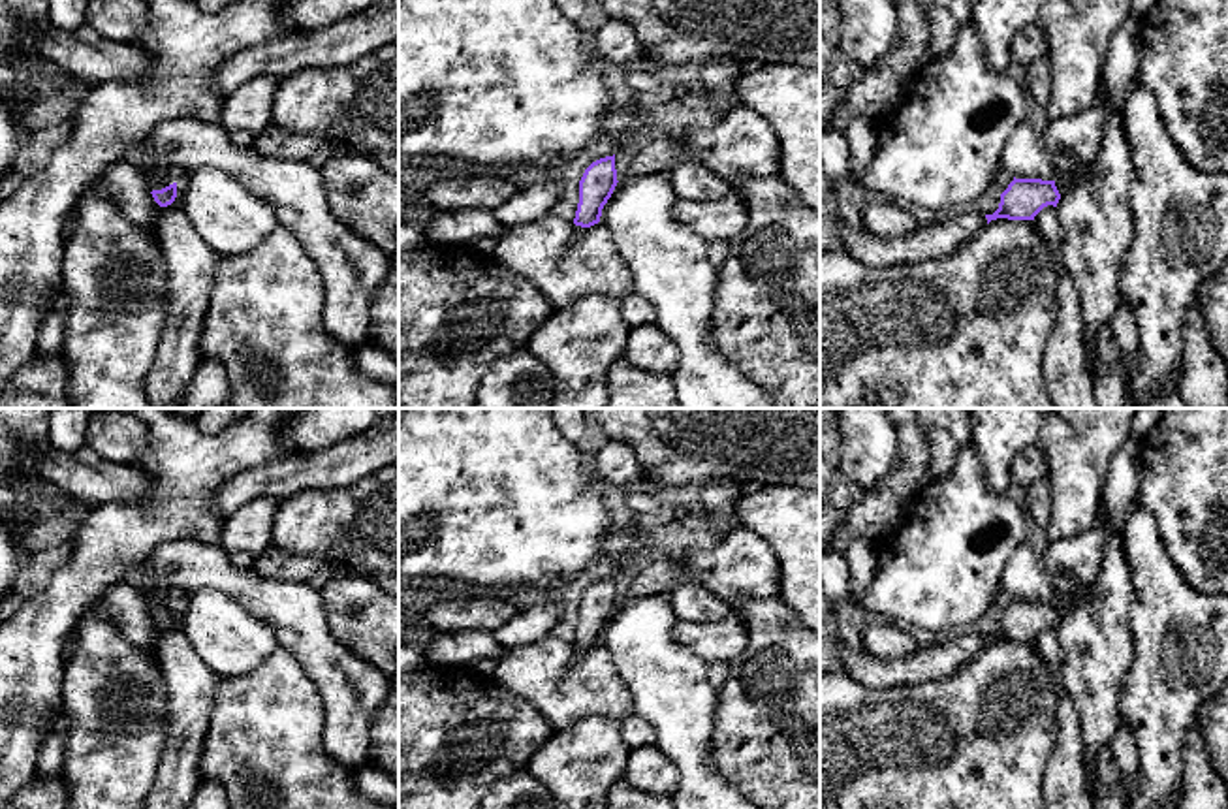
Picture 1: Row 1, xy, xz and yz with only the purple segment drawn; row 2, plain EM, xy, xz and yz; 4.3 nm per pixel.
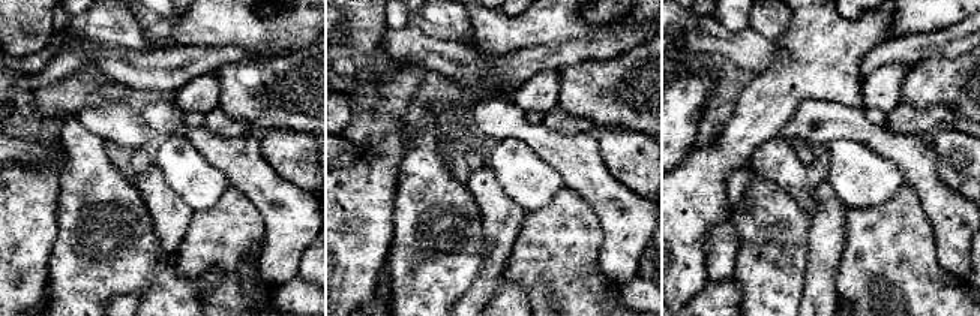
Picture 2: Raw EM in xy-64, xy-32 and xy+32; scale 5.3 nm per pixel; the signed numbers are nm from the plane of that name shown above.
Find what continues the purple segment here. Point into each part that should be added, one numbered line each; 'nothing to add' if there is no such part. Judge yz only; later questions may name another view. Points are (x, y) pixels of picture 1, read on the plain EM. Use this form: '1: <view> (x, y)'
1: yz (1065, 604)

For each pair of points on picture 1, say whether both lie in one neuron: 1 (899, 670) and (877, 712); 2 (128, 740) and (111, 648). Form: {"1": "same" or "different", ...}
{"1": "different", "2": "same"}

